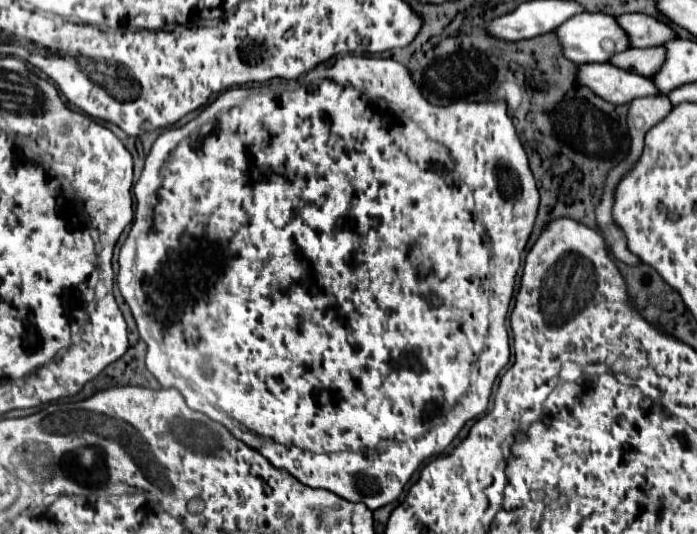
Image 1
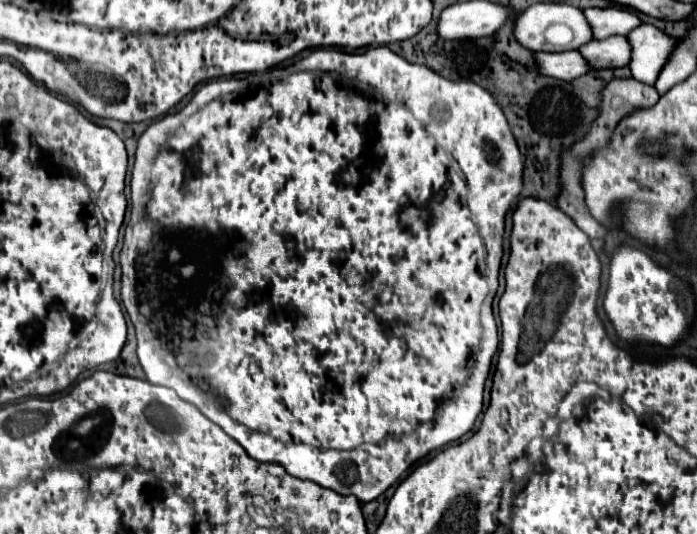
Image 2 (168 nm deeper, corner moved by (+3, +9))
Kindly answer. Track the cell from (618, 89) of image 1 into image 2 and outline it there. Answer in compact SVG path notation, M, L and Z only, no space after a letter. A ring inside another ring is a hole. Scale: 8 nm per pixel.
M578 51L536 53L536 63L542 75L556 77L562 81L574 81L582 75L592 73L592 65L588 65L588 61L584 61Z

